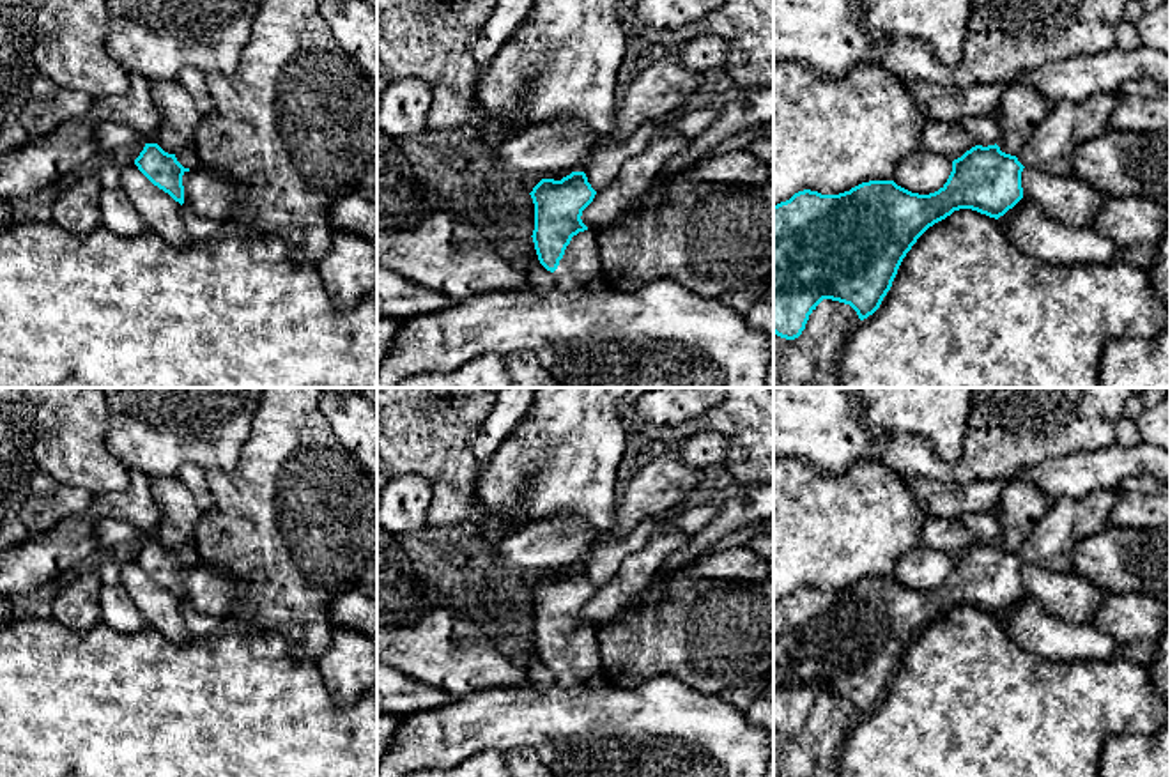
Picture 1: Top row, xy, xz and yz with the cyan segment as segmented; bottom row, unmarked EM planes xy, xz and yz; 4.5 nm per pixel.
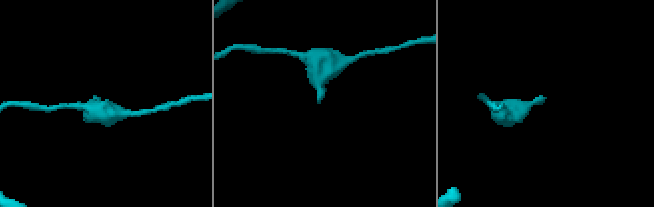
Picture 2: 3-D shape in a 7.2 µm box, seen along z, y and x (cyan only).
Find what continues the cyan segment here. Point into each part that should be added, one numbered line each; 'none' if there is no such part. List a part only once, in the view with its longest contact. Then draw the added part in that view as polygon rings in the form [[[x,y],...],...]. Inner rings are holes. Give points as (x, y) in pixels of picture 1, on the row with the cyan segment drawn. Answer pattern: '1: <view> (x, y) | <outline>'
1: xz (579, 266) | [[[595,230],[579,232],[572,237],[558,269],[554,271],[556,288],[561,292],[588,288],[600,273],[602,264],[598,258]]]

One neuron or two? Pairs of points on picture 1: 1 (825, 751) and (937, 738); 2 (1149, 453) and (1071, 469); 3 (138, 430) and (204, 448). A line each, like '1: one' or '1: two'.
1: two
2: one
3: one

